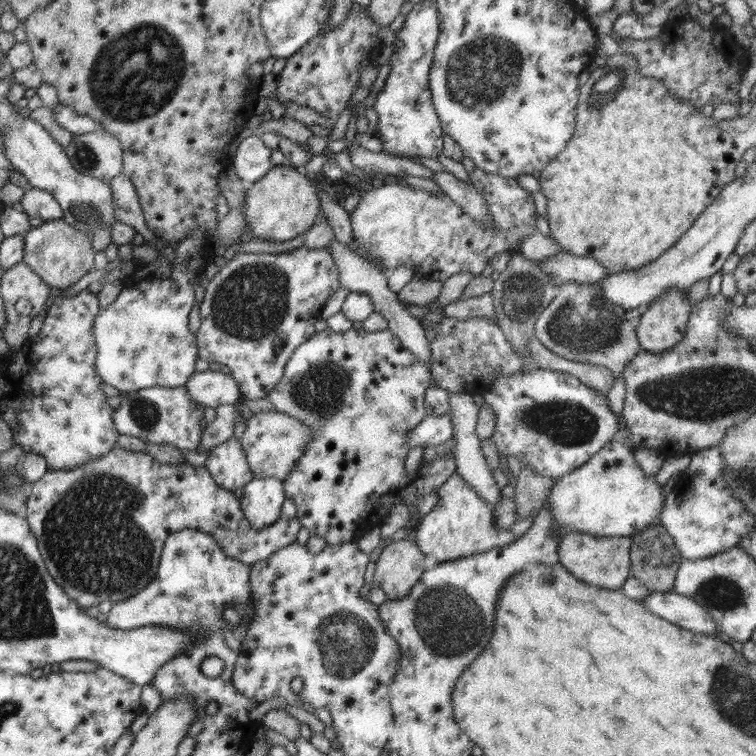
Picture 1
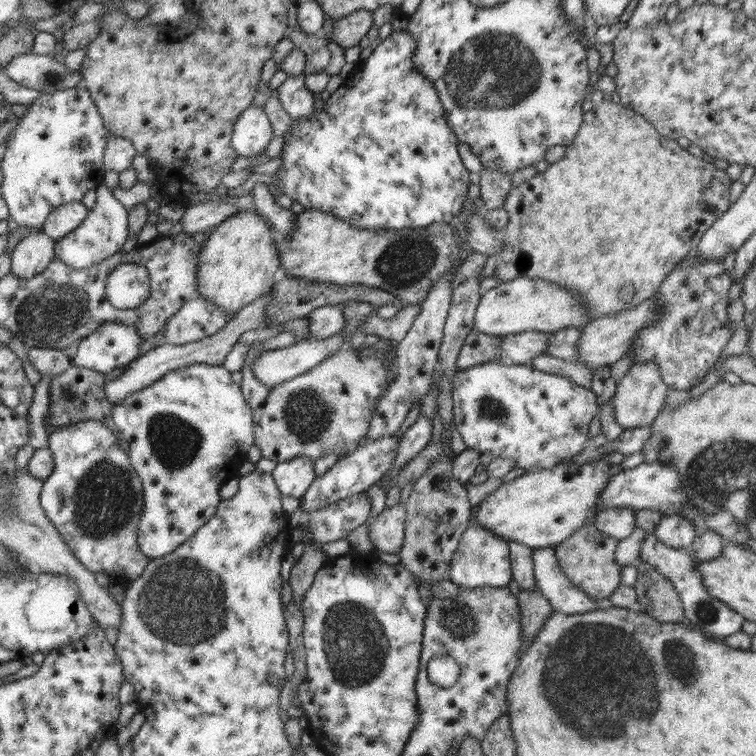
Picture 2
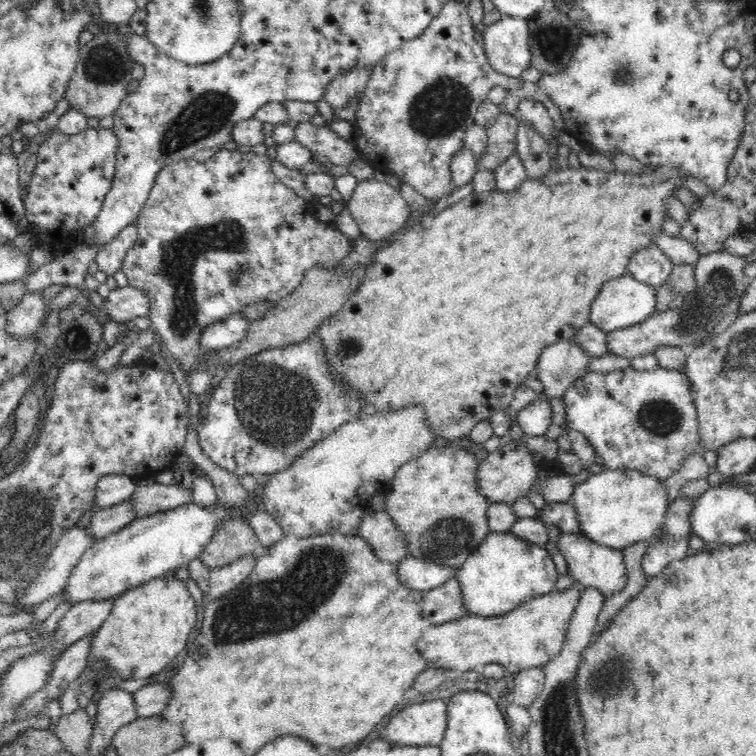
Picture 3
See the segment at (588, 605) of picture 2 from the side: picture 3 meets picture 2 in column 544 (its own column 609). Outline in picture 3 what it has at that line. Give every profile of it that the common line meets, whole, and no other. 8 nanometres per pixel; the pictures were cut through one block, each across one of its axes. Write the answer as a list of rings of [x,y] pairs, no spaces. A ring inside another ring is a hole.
[[[563,534],[556,547],[560,549],[560,554],[566,559],[569,572],[578,582],[587,588],[597,588],[601,591],[602,596],[610,598],[626,586],[628,573],[624,567],[624,561],[621,549],[613,549],[591,541],[582,534]]]

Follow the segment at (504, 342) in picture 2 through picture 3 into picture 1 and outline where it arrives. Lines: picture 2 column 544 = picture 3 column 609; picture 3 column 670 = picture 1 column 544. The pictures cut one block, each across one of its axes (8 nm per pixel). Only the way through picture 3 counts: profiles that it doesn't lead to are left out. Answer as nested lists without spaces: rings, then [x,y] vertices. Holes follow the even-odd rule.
[[[564,283],[535,322],[535,337],[548,350],[574,362],[608,368],[615,378],[641,349],[635,327],[624,317],[625,310],[604,296],[598,283]]]

